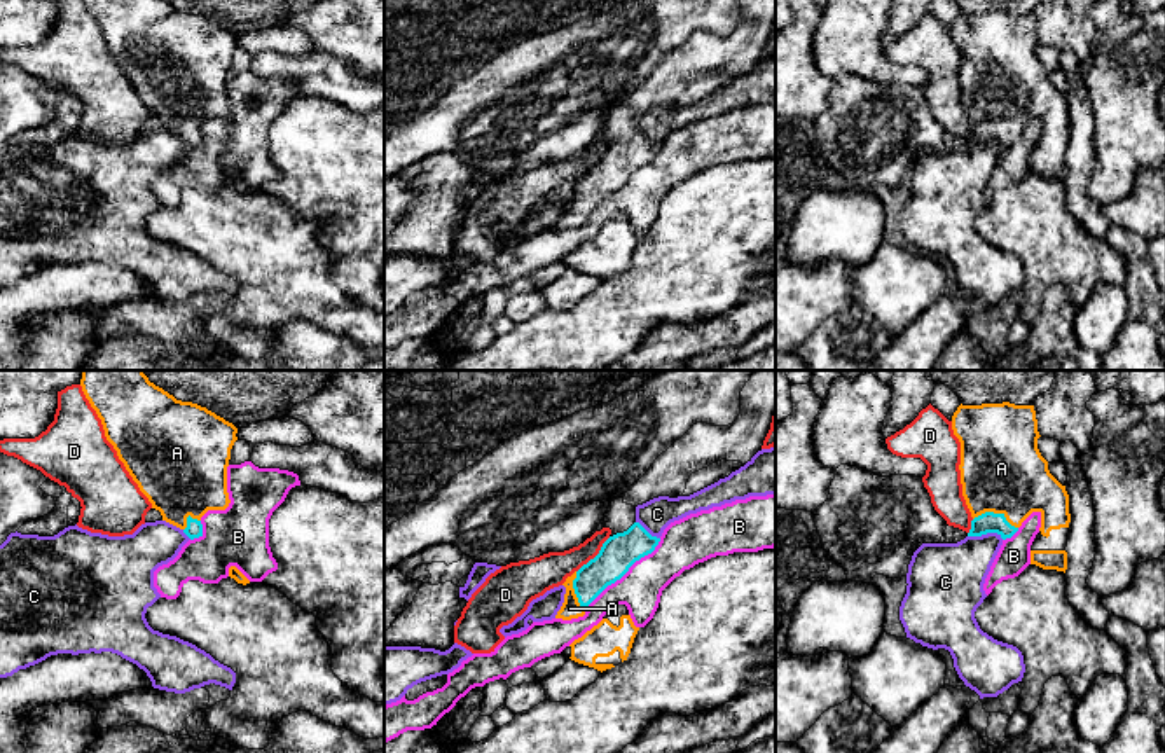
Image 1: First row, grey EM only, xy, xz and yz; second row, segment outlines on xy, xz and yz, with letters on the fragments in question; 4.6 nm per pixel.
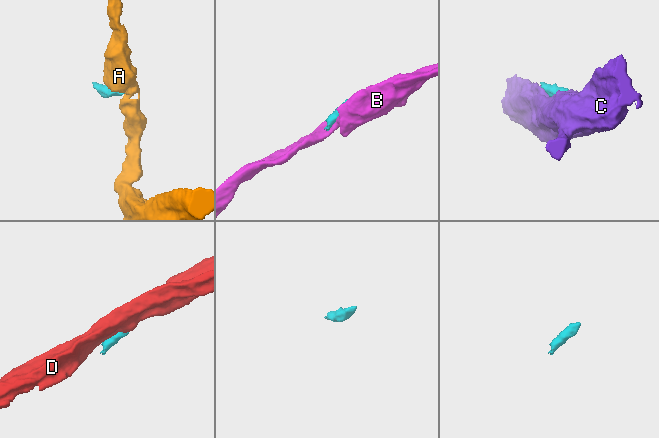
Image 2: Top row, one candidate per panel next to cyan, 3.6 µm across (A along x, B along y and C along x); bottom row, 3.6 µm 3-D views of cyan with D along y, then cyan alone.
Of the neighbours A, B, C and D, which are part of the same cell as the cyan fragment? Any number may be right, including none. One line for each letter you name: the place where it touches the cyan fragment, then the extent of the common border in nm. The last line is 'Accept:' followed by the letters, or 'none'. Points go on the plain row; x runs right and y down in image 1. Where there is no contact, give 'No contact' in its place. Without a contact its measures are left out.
A: Touches cyan at yz (996, 123). Shared border 220 nm
Accept: A

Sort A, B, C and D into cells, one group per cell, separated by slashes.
A / B / C / D

